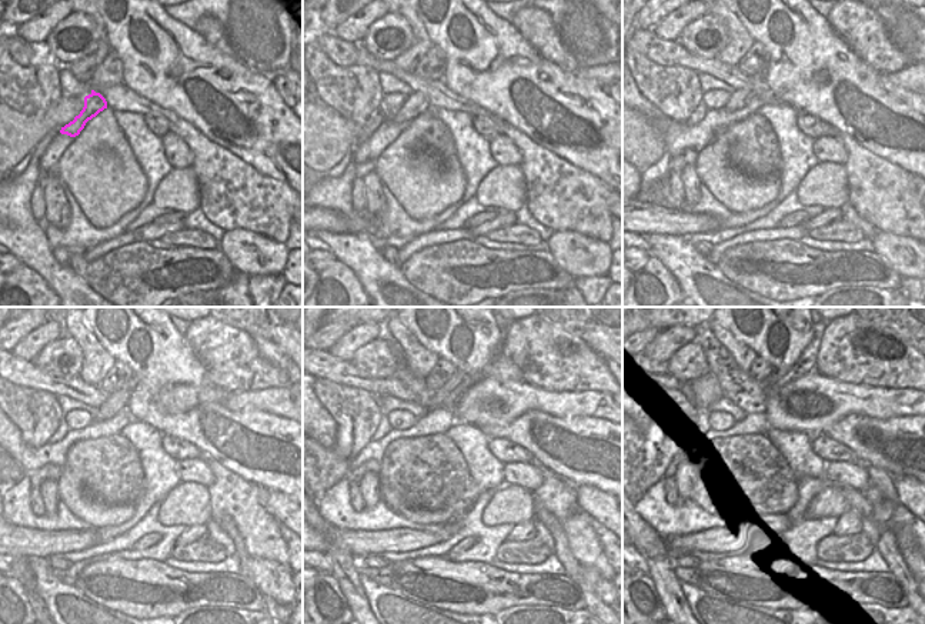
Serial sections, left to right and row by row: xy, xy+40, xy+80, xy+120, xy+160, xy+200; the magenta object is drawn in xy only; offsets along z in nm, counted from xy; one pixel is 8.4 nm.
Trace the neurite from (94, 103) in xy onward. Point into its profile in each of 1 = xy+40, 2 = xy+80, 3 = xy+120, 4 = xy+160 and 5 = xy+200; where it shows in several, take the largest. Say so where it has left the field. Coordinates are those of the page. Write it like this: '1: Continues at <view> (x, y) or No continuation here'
1: Continues at xy+40 (416, 103)
2: Continues at xy+80 (741, 97)
3: Continues at xy+120 (116, 401)
4: Continues at xy+160 (450, 393)
5: Continues at xy+200 (781, 376)

